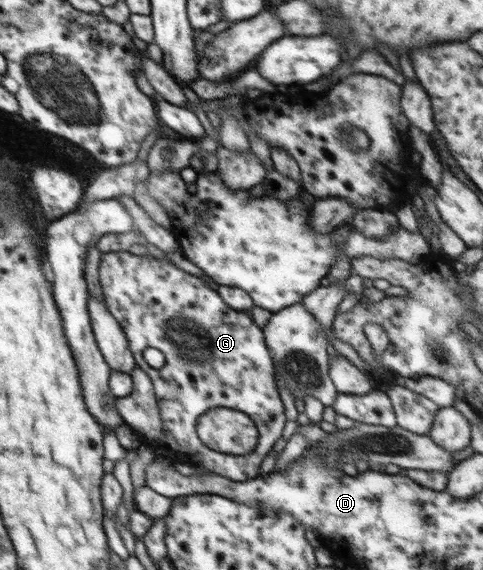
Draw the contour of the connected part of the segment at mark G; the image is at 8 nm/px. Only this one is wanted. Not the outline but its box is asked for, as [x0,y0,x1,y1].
[99,251,287,482]

